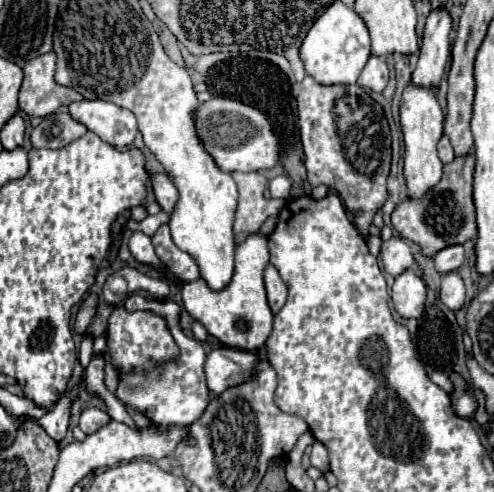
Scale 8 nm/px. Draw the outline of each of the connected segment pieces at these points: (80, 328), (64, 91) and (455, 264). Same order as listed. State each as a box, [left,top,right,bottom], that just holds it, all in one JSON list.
[[74,294,98,334],[20,52,82,118],[434,246,464,274]]

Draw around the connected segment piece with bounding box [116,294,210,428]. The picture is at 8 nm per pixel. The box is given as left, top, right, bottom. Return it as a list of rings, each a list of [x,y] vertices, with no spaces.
[[[130,294],[128,300],[124,302],[124,308],[128,312],[136,312],[136,310],[146,310],[152,312],[156,316],[160,316],[162,320],[166,320],[166,326],[170,330],[170,334],[174,336],[174,342],[178,344],[178,356],[166,362],[156,364],[154,368],[146,370],[146,372],[118,372],[118,388],[116,388],[116,398],[136,410],[138,414],[146,416],[152,424],[160,426],[160,428],[170,428],[170,426],[190,426],[192,422],[196,422],[200,418],[200,414],[204,414],[206,406],[208,406],[208,386],[204,382],[204,358],[206,352],[202,348],[202,344],[194,338],[188,338],[180,326],[178,326],[178,318],[180,318],[180,306],[176,302],[156,302],[156,300],[146,300],[140,294]]]

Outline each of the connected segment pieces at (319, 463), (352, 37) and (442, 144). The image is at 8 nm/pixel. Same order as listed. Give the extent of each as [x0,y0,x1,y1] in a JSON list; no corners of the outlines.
[[310,442,328,472],[300,2,370,86],[438,136,454,164]]

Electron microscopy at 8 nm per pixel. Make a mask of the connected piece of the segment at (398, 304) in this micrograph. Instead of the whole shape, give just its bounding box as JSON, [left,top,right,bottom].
[392,270,426,318]

